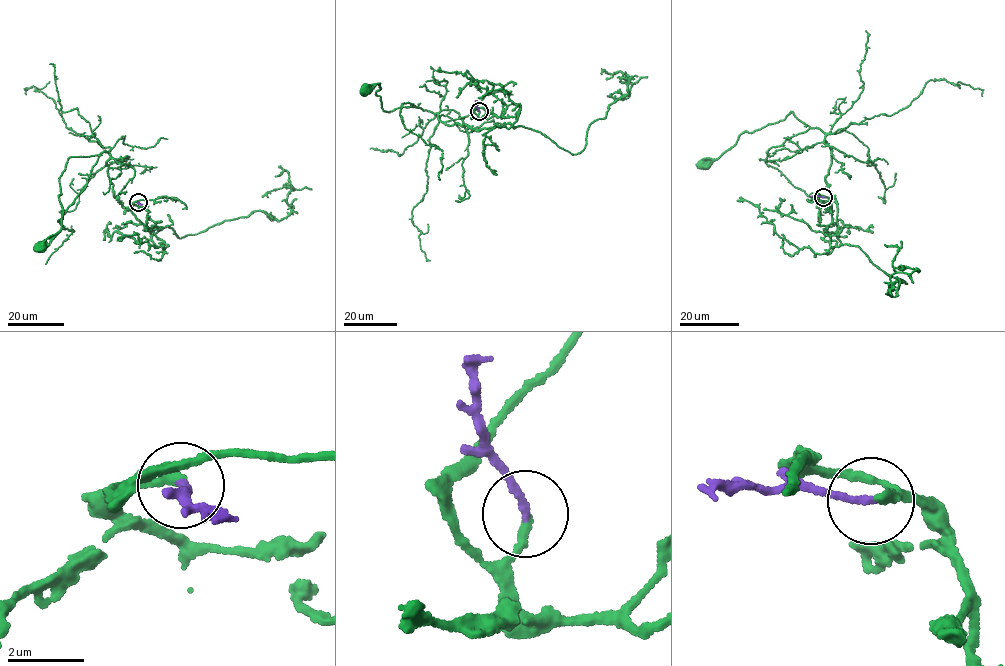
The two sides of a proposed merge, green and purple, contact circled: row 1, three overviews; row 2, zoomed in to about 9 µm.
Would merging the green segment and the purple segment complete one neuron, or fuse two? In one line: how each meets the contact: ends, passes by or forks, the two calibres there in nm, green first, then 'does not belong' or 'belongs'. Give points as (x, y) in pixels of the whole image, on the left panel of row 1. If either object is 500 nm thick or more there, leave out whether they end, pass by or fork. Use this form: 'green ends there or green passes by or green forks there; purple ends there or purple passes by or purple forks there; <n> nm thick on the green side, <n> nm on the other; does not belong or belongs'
green ends there; purple ends there; 220 nm thick on the green side, 180 nm on the other; belongs

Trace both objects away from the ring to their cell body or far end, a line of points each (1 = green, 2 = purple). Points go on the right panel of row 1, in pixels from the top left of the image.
1: (823, 197), (832, 211), (828, 254), (840, 243), (825, 181), (831, 148), (791, 112), (701, 165)
2: (823, 197), (810, 196)

